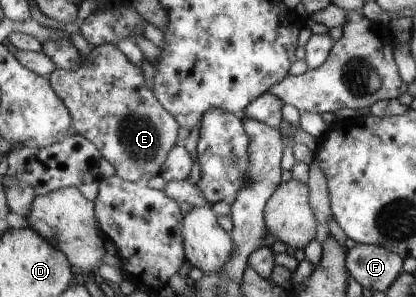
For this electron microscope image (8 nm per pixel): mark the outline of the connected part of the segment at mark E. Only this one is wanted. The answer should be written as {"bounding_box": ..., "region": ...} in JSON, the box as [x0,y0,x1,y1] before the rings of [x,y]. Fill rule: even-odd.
{"bounding_box":[48,44,180,183],"region":[[[103,44],[91,50],[89,61],[87,63],[82,61],[79,69],[70,72],[56,67],[48,77],[53,89],[64,100],[69,113],[72,114],[73,133],[91,140],[102,157],[113,165],[116,176],[128,182],[143,183],[151,177],[161,175],[162,166],[165,165],[168,154],[179,139],[177,131],[180,122],[164,108],[156,94],[145,87],[144,79],[141,68],[135,67],[113,44]]]}

